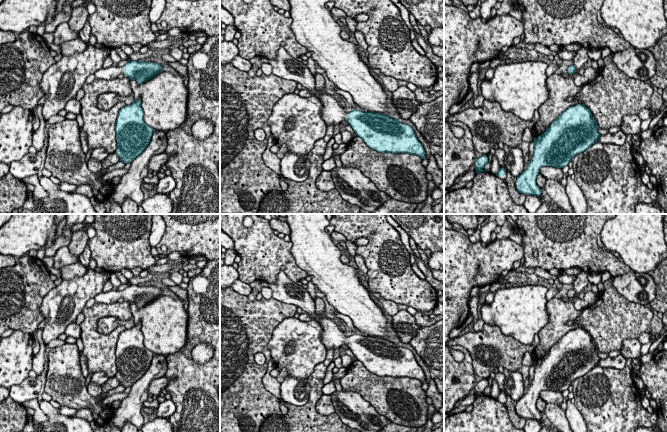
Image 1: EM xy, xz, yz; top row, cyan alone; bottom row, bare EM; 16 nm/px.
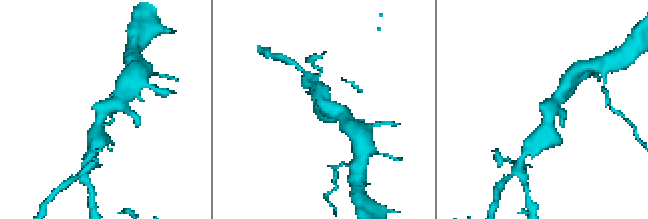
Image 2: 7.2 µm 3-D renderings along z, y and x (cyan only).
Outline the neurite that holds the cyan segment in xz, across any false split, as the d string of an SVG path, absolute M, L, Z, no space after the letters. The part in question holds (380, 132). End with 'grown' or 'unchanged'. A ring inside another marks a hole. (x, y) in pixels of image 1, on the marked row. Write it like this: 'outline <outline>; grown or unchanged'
outline M280 47L274 59L268 59L272 73L286 80L300 83L304 88L319 95L322 104L322 119L326 126L337 125L343 120L353 128L365 144L380 153L408 153L421 159L426 157L423 145L413 128L407 124L379 113L352 110L349 113L339 104L336 95L320 93L315 88L315 77L301 61L290 56Z; grown

